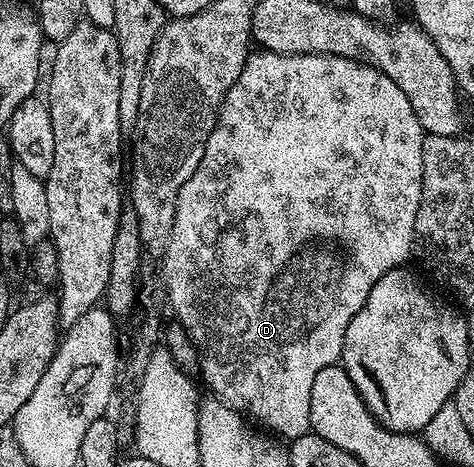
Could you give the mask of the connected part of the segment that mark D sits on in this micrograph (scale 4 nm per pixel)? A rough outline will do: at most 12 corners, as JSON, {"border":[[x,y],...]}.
{"border":[[245,51],[165,297],[226,407],[311,385],[414,254],[426,132],[366,54]]}

